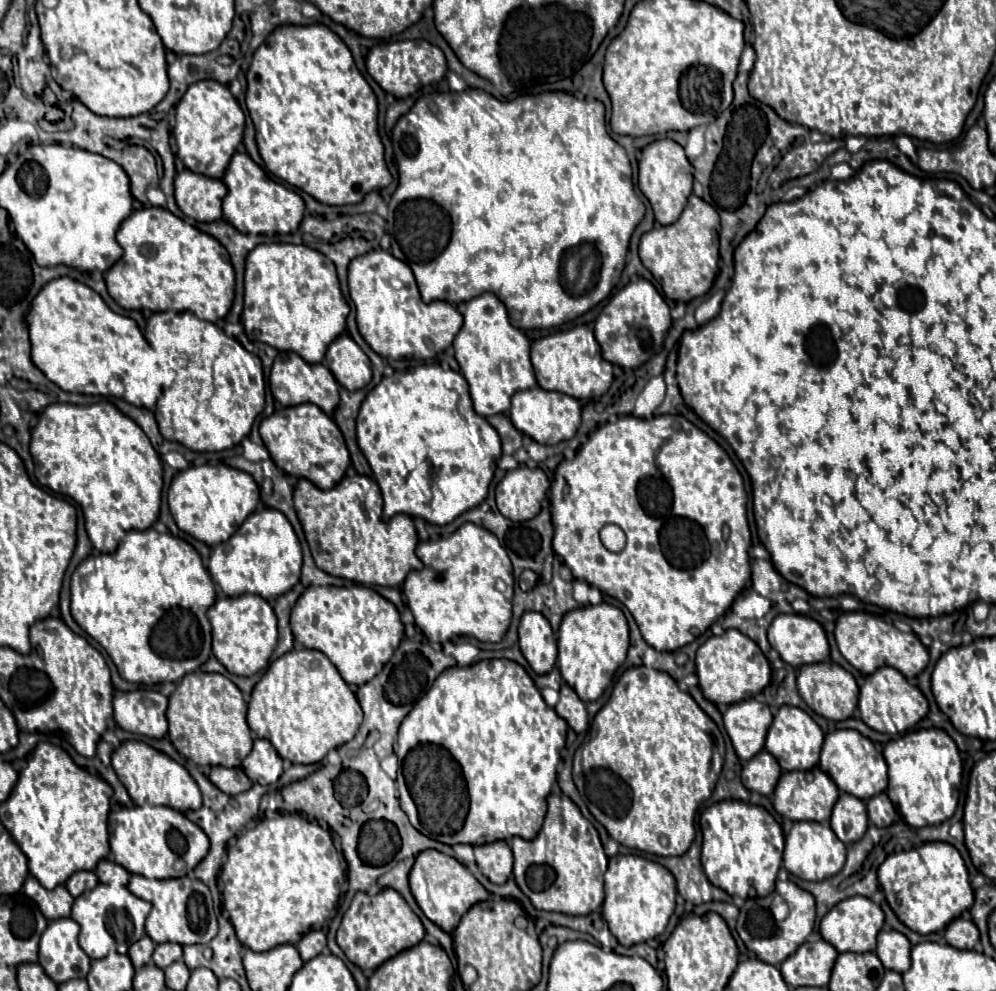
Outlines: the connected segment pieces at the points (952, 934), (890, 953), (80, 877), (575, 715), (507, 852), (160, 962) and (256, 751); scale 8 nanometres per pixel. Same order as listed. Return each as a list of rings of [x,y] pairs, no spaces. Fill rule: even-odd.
[[[961,916],[945,928],[945,938],[947,938],[947,944],[953,948],[973,950],[973,946],[979,942],[979,930],[969,918]]]
[[[889,928],[879,932],[879,944],[875,954],[879,956],[885,970],[893,970],[899,974],[907,972],[911,966],[909,952],[911,952],[911,944],[905,936],[901,936],[901,932]]]
[[[75,872],[75,874],[67,880],[65,888],[69,890],[69,894],[71,894],[73,898],[77,898],[77,896],[81,896],[85,890],[93,890],[97,884],[99,884],[99,880],[97,880],[97,876],[95,876],[93,872]]]
[[[563,684],[559,690],[559,702],[555,706],[555,712],[579,734],[589,728],[589,718],[586,704],[579,700],[579,696],[573,692],[571,686]]]
[[[507,842],[475,846],[475,862],[493,884],[505,884],[513,874],[513,852]]]
[[[159,944],[153,952],[153,964],[163,970],[169,964],[181,960],[181,954],[183,954],[183,950],[179,944]]]
[[[257,738],[253,742],[253,750],[243,760],[241,768],[245,770],[251,782],[269,786],[269,784],[275,784],[283,774],[283,760],[277,756],[275,748],[267,740]]]

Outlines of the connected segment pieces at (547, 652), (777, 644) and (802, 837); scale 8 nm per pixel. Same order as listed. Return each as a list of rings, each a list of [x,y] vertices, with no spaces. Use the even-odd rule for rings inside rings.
[[[525,612],[518,627],[518,644],[535,670],[535,674],[547,674],[557,662],[557,640],[545,616],[539,612]]]
[[[779,614],[769,626],[769,644],[793,668],[823,662],[829,656],[825,630],[803,614]]]
[[[795,822],[791,832],[785,836],[785,852],[783,866],[797,878],[809,882],[821,882],[825,878],[835,876],[845,864],[847,848],[835,836],[827,822]]]

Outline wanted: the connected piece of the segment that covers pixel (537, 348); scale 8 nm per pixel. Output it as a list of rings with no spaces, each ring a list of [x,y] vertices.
[[[587,326],[557,330],[531,346],[531,362],[535,366],[537,384],[549,392],[561,392],[575,400],[603,396],[613,382],[613,368],[601,356],[601,348]]]

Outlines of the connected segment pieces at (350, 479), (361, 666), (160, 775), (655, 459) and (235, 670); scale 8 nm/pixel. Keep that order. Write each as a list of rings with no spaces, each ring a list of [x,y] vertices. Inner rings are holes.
[[[359,474],[345,476],[333,490],[327,490],[327,492],[317,488],[309,480],[299,480],[299,484],[295,488],[297,516],[299,516],[299,522],[303,526],[307,544],[309,544],[311,554],[313,554],[313,560],[323,572],[351,580],[351,582],[357,582],[357,584],[365,584],[365,586],[399,588],[403,584],[405,576],[411,570],[423,568],[421,560],[415,556],[417,532],[415,532],[413,520],[405,514],[397,514],[397,516],[393,516],[385,522],[381,506],[383,506],[383,502],[381,502],[379,486],[371,478],[359,476]]]
[[[313,586],[307,588],[293,612],[291,630],[303,648],[323,652],[347,684],[367,684],[391,660],[403,638],[403,624],[397,608],[365,586]]]
[[[129,740],[123,742],[115,752],[113,752],[113,768],[127,788],[129,796],[133,798],[135,804],[153,804],[153,806],[169,806],[177,812],[187,812],[187,810],[197,810],[201,808],[201,790],[197,788],[195,780],[189,776],[189,772],[171,760],[167,754],[153,750],[145,742]]]
[[[635,416],[619,418],[615,424],[605,424],[599,430],[595,430],[587,444],[583,444],[577,450],[577,456],[573,460],[563,460],[555,472],[555,480],[549,490],[551,500],[551,516],[555,526],[553,536],[553,550],[557,556],[563,558],[565,566],[571,570],[575,580],[583,580],[595,588],[599,588],[603,594],[609,594],[617,598],[635,618],[641,636],[651,648],[657,648],[659,652],[675,652],[683,648],[685,644],[693,642],[699,634],[703,634],[719,616],[723,616],[739,592],[743,590],[743,552],[745,552],[745,582],[751,578],[751,566],[749,566],[749,526],[747,526],[747,494],[743,488],[743,478],[737,472],[735,464],[727,456],[727,452],[711,440],[705,432],[701,432],[697,426],[693,426],[683,416],[655,416],[651,420],[637,420]],[[605,524],[617,524],[627,534],[627,546],[621,552],[609,552],[599,540],[599,530]]]
[[[245,594],[239,598],[221,596],[209,608],[207,616],[213,626],[213,654],[227,668],[227,672],[237,676],[253,676],[267,668],[277,644],[277,618],[267,600],[255,594]]]

